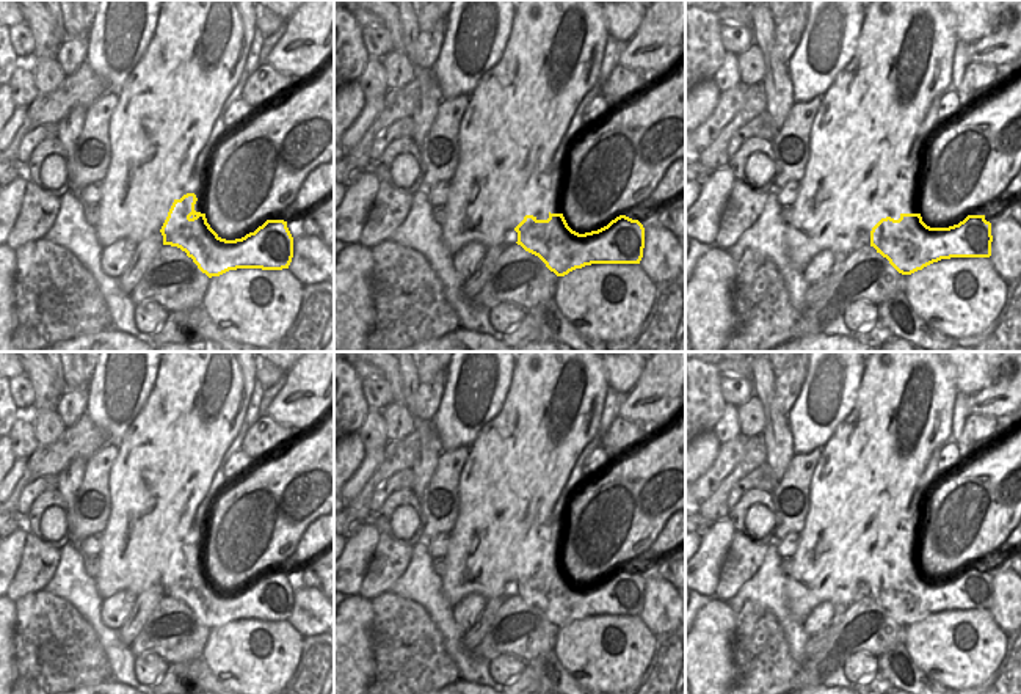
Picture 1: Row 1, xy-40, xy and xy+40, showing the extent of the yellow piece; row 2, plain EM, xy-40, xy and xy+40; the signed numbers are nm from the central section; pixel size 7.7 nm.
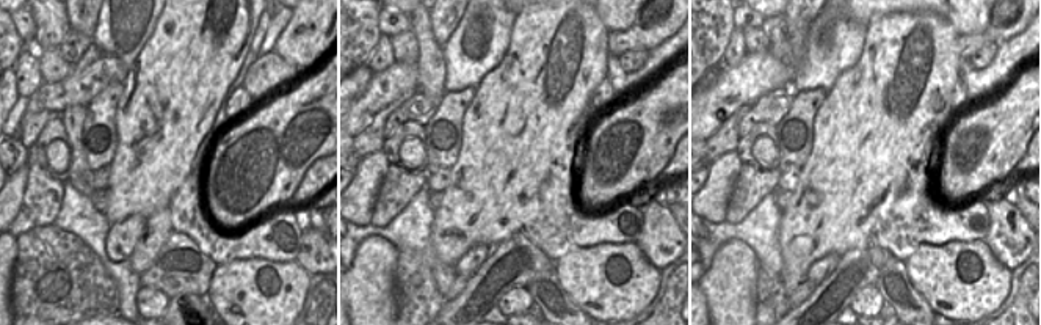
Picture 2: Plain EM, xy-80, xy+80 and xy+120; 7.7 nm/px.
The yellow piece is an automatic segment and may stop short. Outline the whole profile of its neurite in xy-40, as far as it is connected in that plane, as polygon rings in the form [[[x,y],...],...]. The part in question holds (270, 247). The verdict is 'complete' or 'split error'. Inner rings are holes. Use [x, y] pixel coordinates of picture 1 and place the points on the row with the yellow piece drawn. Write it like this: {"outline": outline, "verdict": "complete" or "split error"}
{"outline": [[[194,193],[174,199],[160,229],[163,245],[187,253],[209,278],[237,268],[282,270],[293,258],[293,237],[284,220],[267,220],[242,239],[221,239],[207,223],[205,214],[196,212]]], "verdict": "complete"}

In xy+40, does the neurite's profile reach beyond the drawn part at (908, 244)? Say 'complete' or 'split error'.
complete

